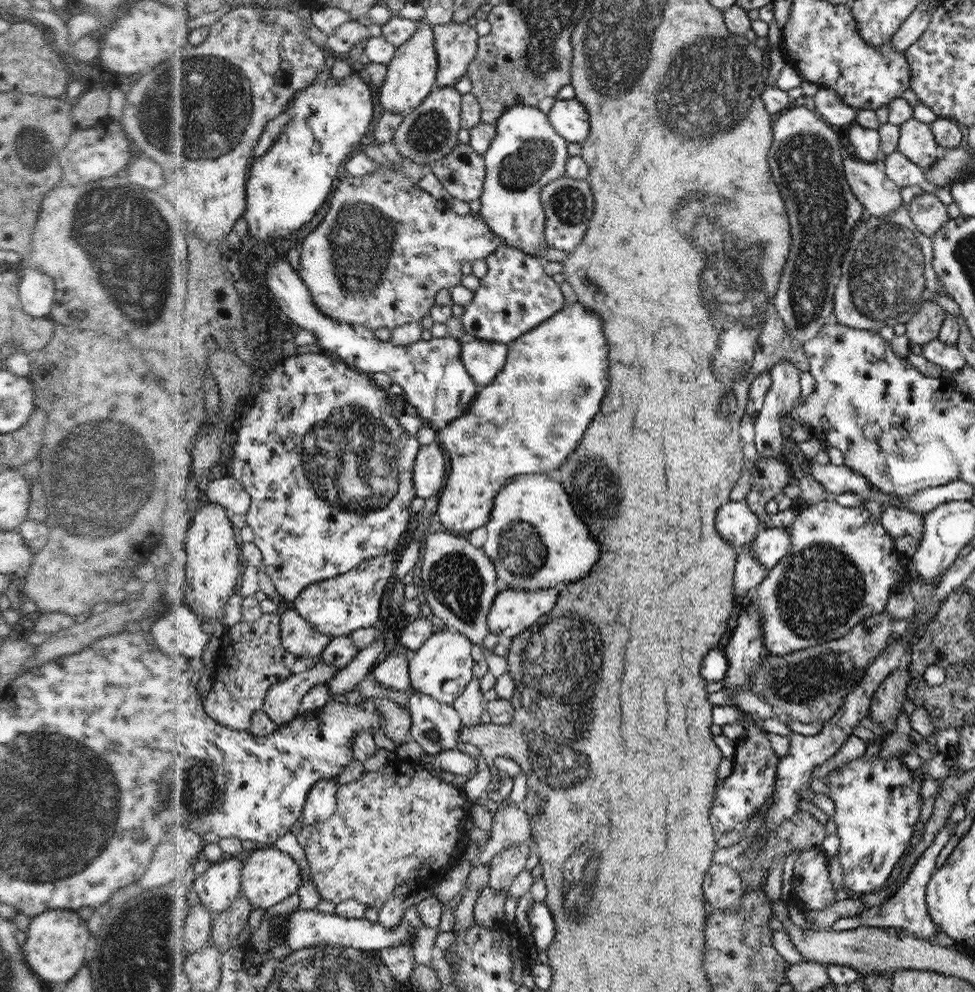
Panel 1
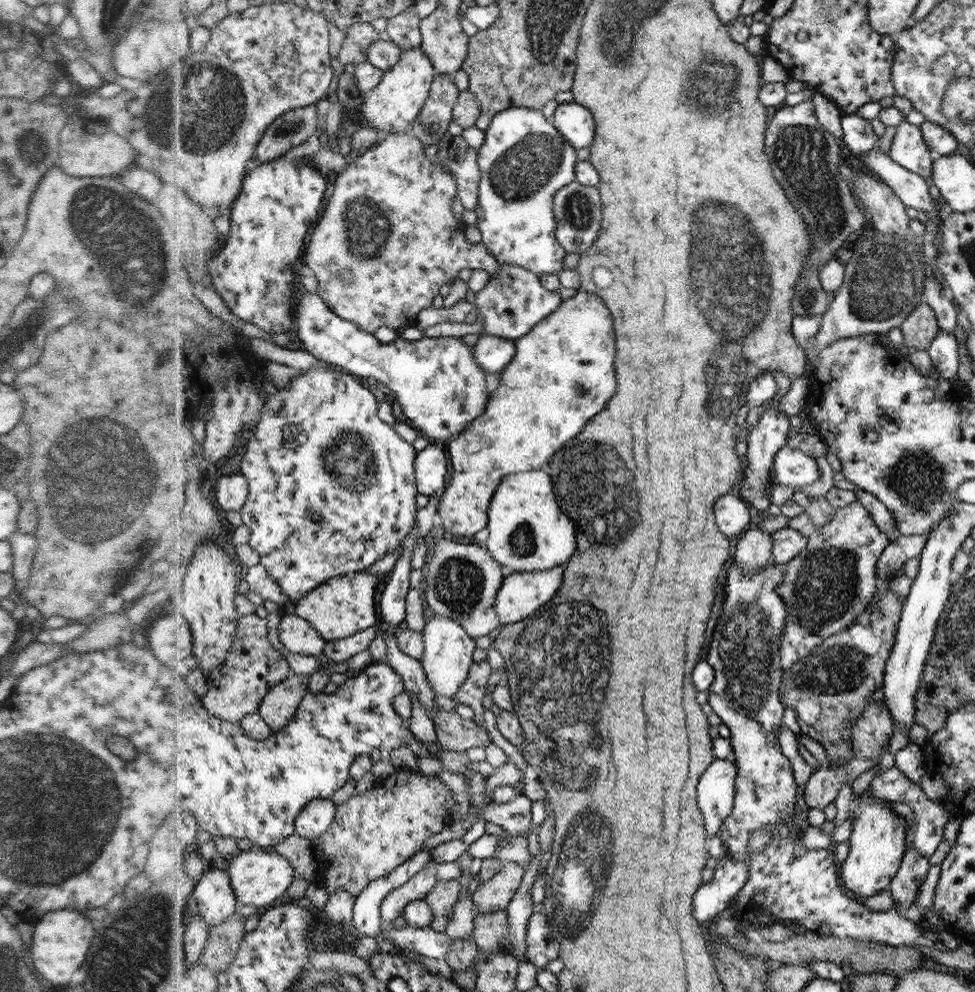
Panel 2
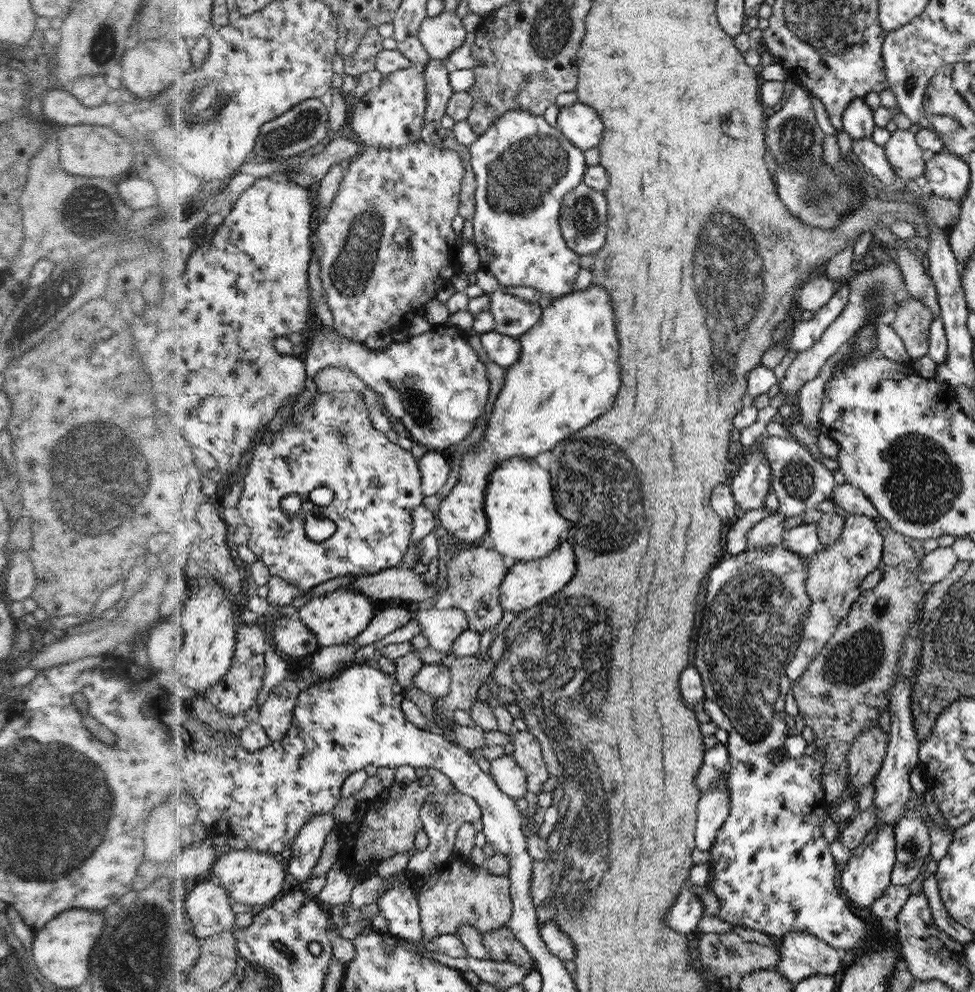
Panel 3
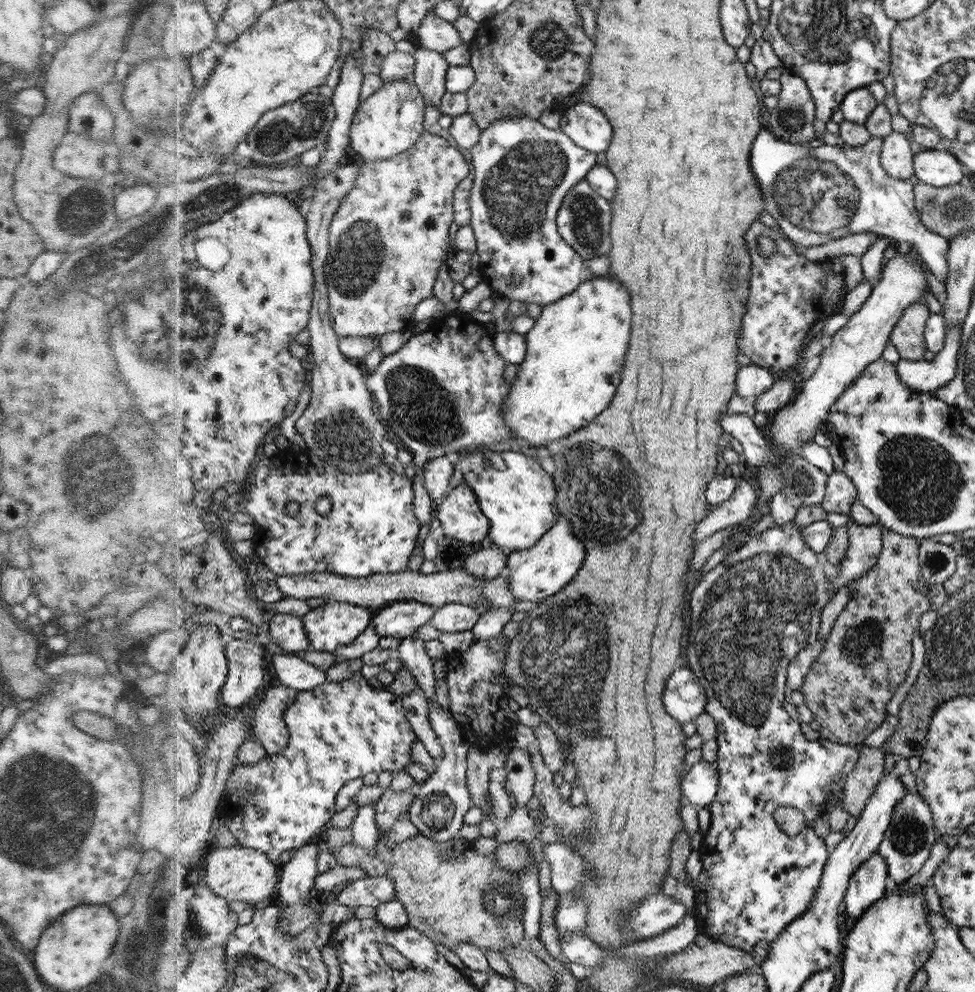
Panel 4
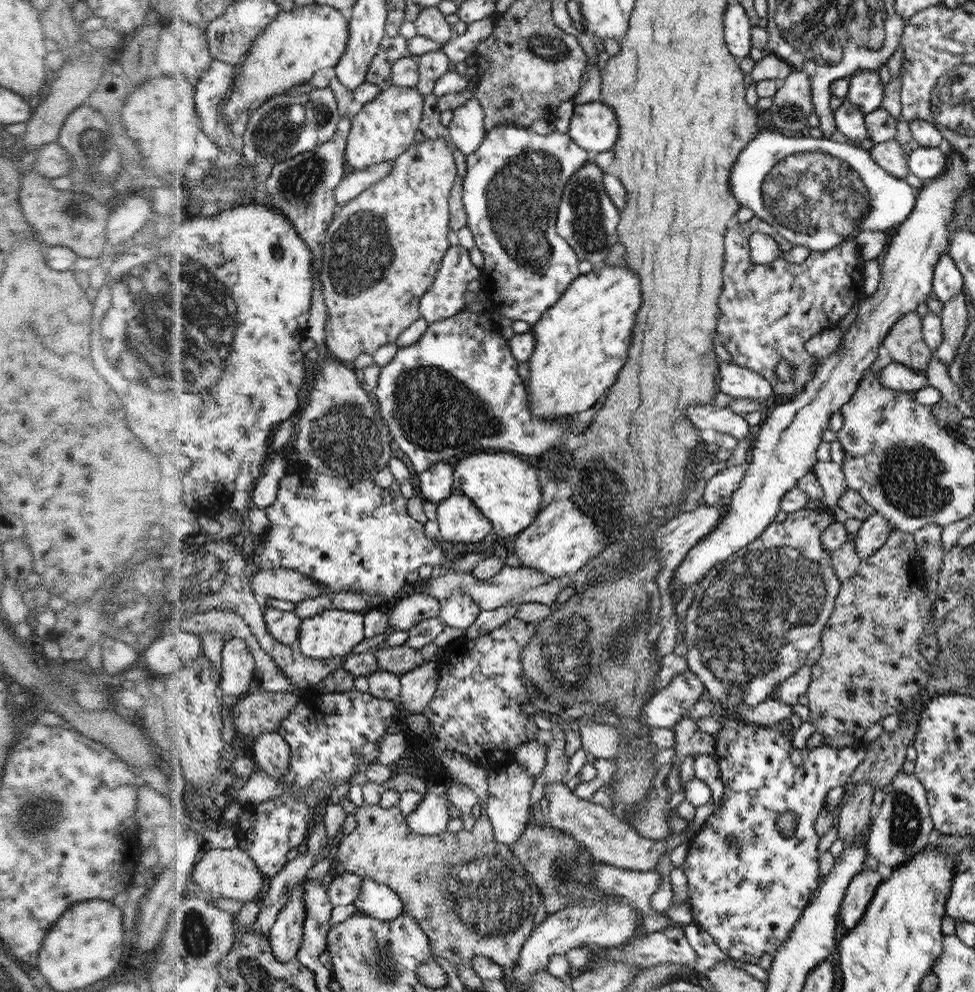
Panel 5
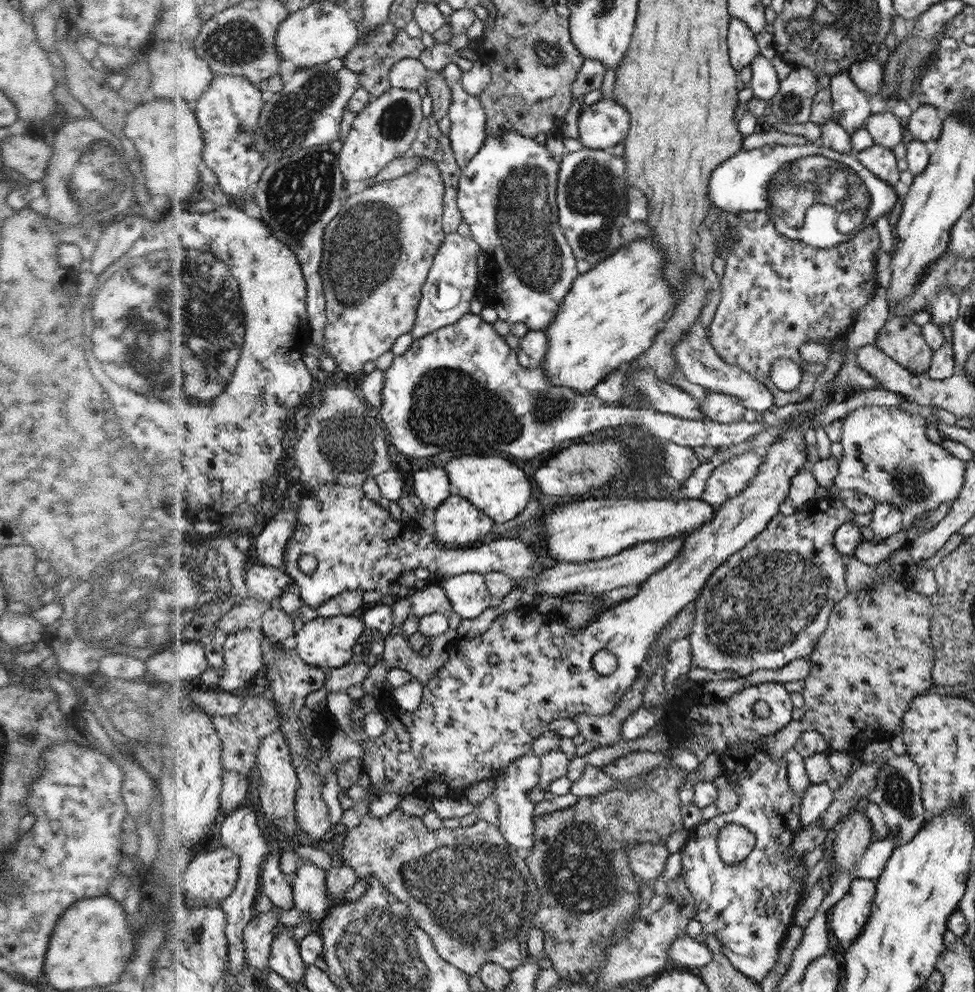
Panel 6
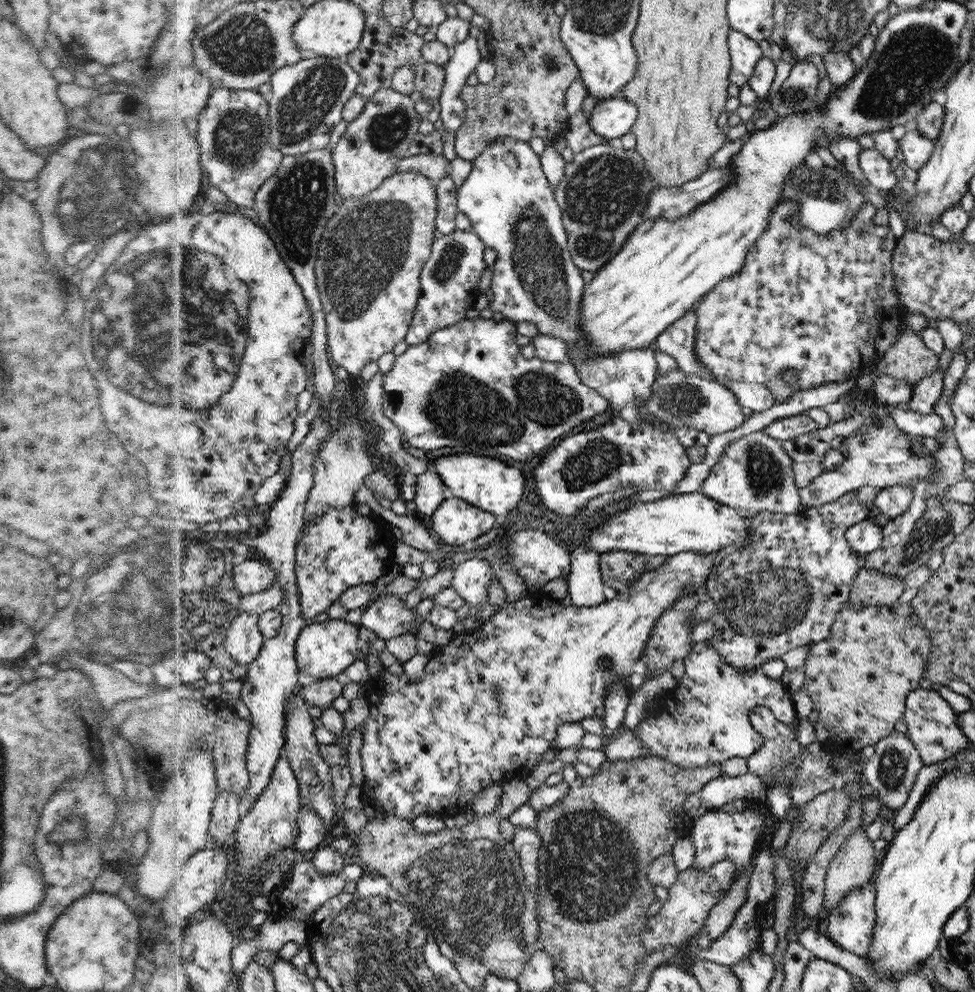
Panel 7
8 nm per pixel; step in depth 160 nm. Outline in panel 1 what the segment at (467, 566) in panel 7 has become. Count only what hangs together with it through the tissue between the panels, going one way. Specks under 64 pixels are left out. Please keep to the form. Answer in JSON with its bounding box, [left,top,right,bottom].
[411,627,474,705]

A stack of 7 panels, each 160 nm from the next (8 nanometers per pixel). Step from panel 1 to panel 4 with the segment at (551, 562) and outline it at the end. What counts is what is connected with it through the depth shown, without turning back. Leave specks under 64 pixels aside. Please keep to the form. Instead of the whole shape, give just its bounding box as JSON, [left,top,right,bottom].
[453,450,556,553]

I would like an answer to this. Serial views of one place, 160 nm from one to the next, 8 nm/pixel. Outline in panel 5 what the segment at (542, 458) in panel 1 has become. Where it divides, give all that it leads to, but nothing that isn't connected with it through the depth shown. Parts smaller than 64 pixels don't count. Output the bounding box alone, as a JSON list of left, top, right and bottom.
[437,265,642,542]

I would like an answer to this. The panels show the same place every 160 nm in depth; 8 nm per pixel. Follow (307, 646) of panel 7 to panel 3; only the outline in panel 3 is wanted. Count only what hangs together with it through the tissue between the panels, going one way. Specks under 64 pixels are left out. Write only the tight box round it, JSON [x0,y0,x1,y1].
[298,587,376,647]

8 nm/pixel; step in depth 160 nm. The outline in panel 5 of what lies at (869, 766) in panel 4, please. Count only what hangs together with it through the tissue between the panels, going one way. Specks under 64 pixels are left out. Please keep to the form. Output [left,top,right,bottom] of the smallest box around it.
[838,780,876,842]

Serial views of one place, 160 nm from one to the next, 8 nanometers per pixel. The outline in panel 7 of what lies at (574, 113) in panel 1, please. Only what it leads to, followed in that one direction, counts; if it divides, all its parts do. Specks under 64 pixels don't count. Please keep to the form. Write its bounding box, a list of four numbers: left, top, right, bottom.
[589,96,636,141]

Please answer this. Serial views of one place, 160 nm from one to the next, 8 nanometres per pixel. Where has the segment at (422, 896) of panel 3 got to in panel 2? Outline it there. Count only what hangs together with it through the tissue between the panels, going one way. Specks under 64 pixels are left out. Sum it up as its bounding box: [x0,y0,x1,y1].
[424,861,525,932]

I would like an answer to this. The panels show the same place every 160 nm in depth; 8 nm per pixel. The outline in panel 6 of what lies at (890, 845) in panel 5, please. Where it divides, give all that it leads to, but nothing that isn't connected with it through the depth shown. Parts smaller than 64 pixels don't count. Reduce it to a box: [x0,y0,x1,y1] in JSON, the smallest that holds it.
[869,753,927,846]

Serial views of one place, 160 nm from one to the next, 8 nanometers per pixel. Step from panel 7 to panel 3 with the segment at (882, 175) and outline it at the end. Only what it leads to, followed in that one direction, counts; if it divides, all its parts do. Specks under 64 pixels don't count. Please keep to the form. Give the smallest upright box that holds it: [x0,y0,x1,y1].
[883,128,925,182]

